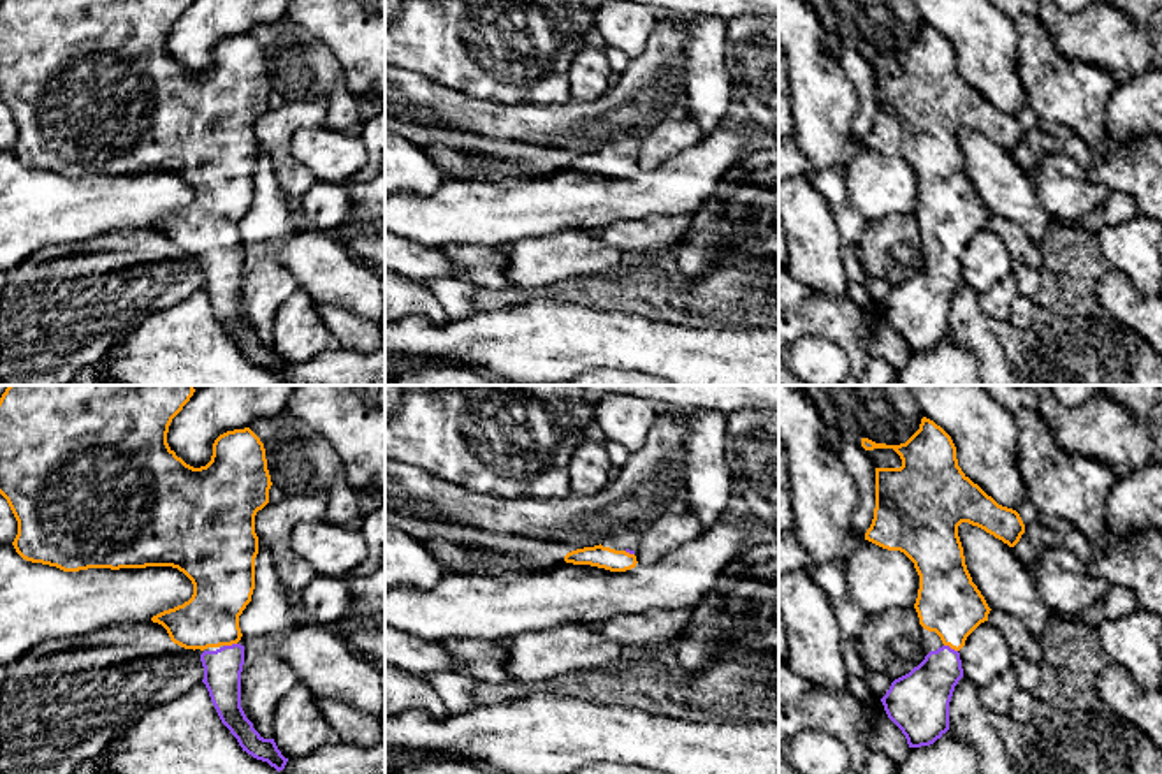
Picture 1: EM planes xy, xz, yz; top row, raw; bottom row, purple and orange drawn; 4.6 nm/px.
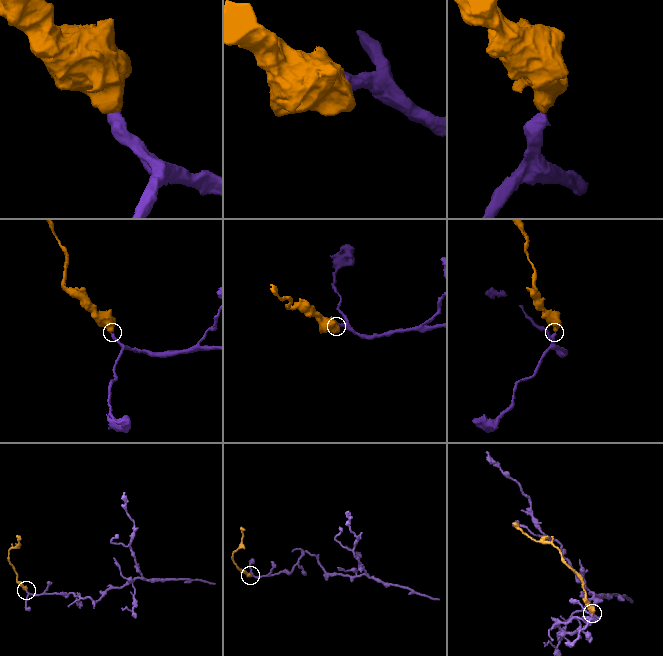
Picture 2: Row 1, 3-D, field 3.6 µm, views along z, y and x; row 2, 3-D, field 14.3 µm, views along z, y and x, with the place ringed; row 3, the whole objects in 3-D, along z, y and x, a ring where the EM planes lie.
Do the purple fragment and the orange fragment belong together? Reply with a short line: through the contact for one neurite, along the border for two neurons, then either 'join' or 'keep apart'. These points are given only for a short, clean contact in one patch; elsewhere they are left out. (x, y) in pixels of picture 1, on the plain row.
line xy (222, 275), (229, 266), (229, 252), (229, 243), (210, 224); join

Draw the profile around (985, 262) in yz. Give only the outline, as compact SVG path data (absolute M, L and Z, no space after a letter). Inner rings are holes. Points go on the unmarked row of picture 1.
M988 227L981 229L960 255L963 281L977 294L986 292L1009 274L1013 259L1002 239Z

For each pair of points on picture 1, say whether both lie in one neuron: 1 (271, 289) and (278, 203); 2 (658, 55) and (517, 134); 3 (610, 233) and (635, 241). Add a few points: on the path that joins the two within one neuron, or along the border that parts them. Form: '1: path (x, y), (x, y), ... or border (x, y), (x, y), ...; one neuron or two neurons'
1: path (269, 268), (269, 248), (283, 234), (283, 224); one neuron
2: path (630, 92), (600, 122), (554, 132); one neuron
3: path (616, 234), (630, 236); one neuron

